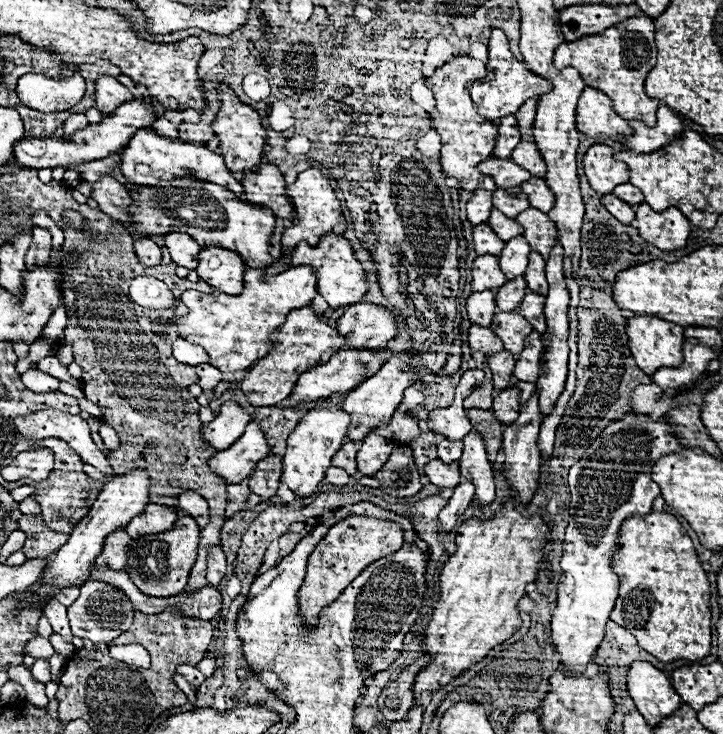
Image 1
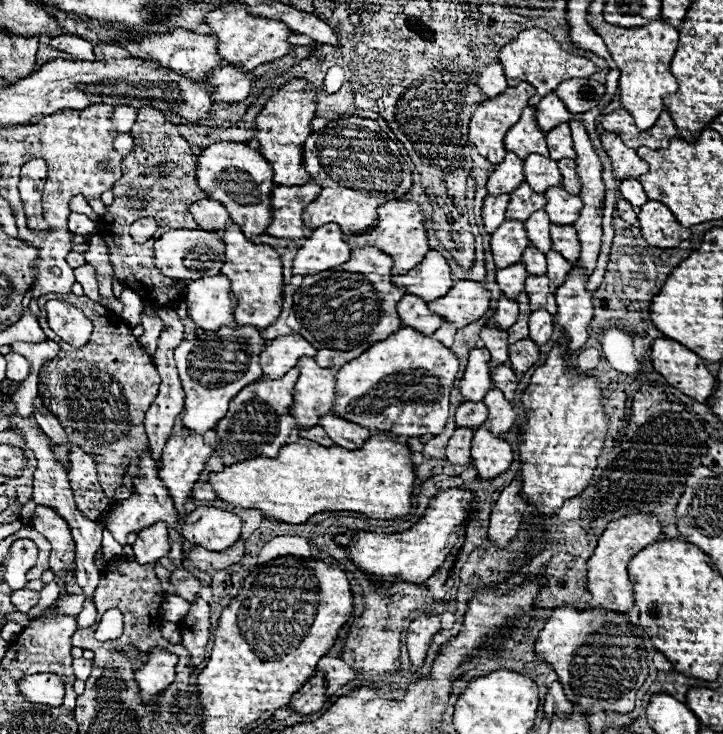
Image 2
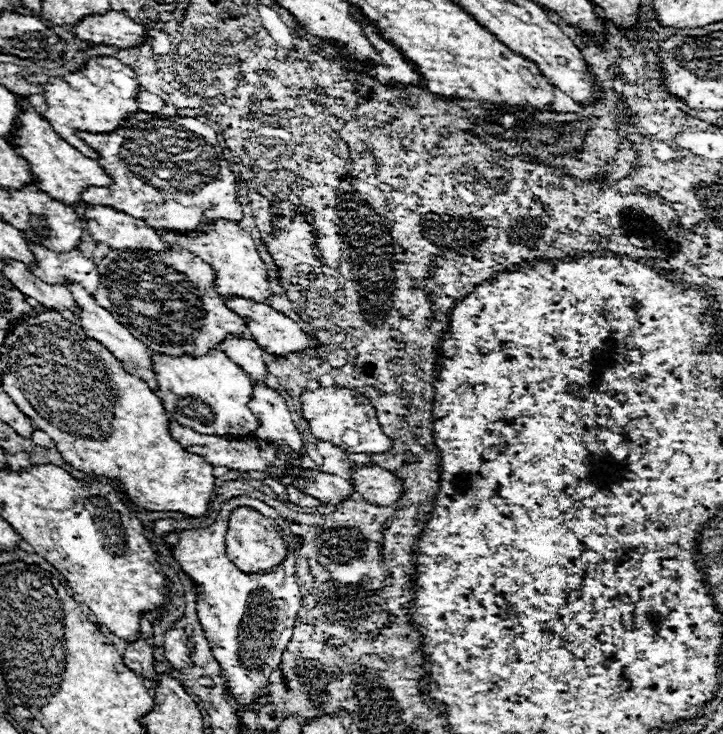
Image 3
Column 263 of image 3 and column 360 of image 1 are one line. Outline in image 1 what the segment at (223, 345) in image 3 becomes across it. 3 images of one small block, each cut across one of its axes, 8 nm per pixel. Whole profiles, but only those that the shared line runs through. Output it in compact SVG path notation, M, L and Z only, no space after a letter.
M356 348L342 350L334 354L326 364L320 364L316 368L306 370L294 392L290 394L286 406L296 406L300 402L312 402L312 400L324 400L332 394L346 394L356 384L360 384L366 378L366 364L360 362L360 352Z

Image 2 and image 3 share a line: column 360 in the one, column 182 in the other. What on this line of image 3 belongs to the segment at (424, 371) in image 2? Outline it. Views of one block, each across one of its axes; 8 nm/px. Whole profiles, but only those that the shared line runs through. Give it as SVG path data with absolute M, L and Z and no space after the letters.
M210 350L204 356L152 356L154 378L168 416L178 424L184 424L202 434L214 436L252 436L258 428L258 420L248 408L252 396L252 378L232 362L224 352Z

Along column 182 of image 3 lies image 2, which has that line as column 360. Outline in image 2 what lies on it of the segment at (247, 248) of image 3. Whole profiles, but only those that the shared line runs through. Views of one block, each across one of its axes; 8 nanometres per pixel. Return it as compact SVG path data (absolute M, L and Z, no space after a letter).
M390 200L384 202L378 208L378 224L364 232L364 234L352 234L352 236L344 236L344 240L348 242L348 246L354 248L380 248L382 252L390 252L394 266L392 266L392 274L398 276L400 272L408 272L408 268L414 268L416 264L420 264L420 260L426 256L428 248L428 236L424 230L424 216L418 208L416 202L408 202L408 200Z

